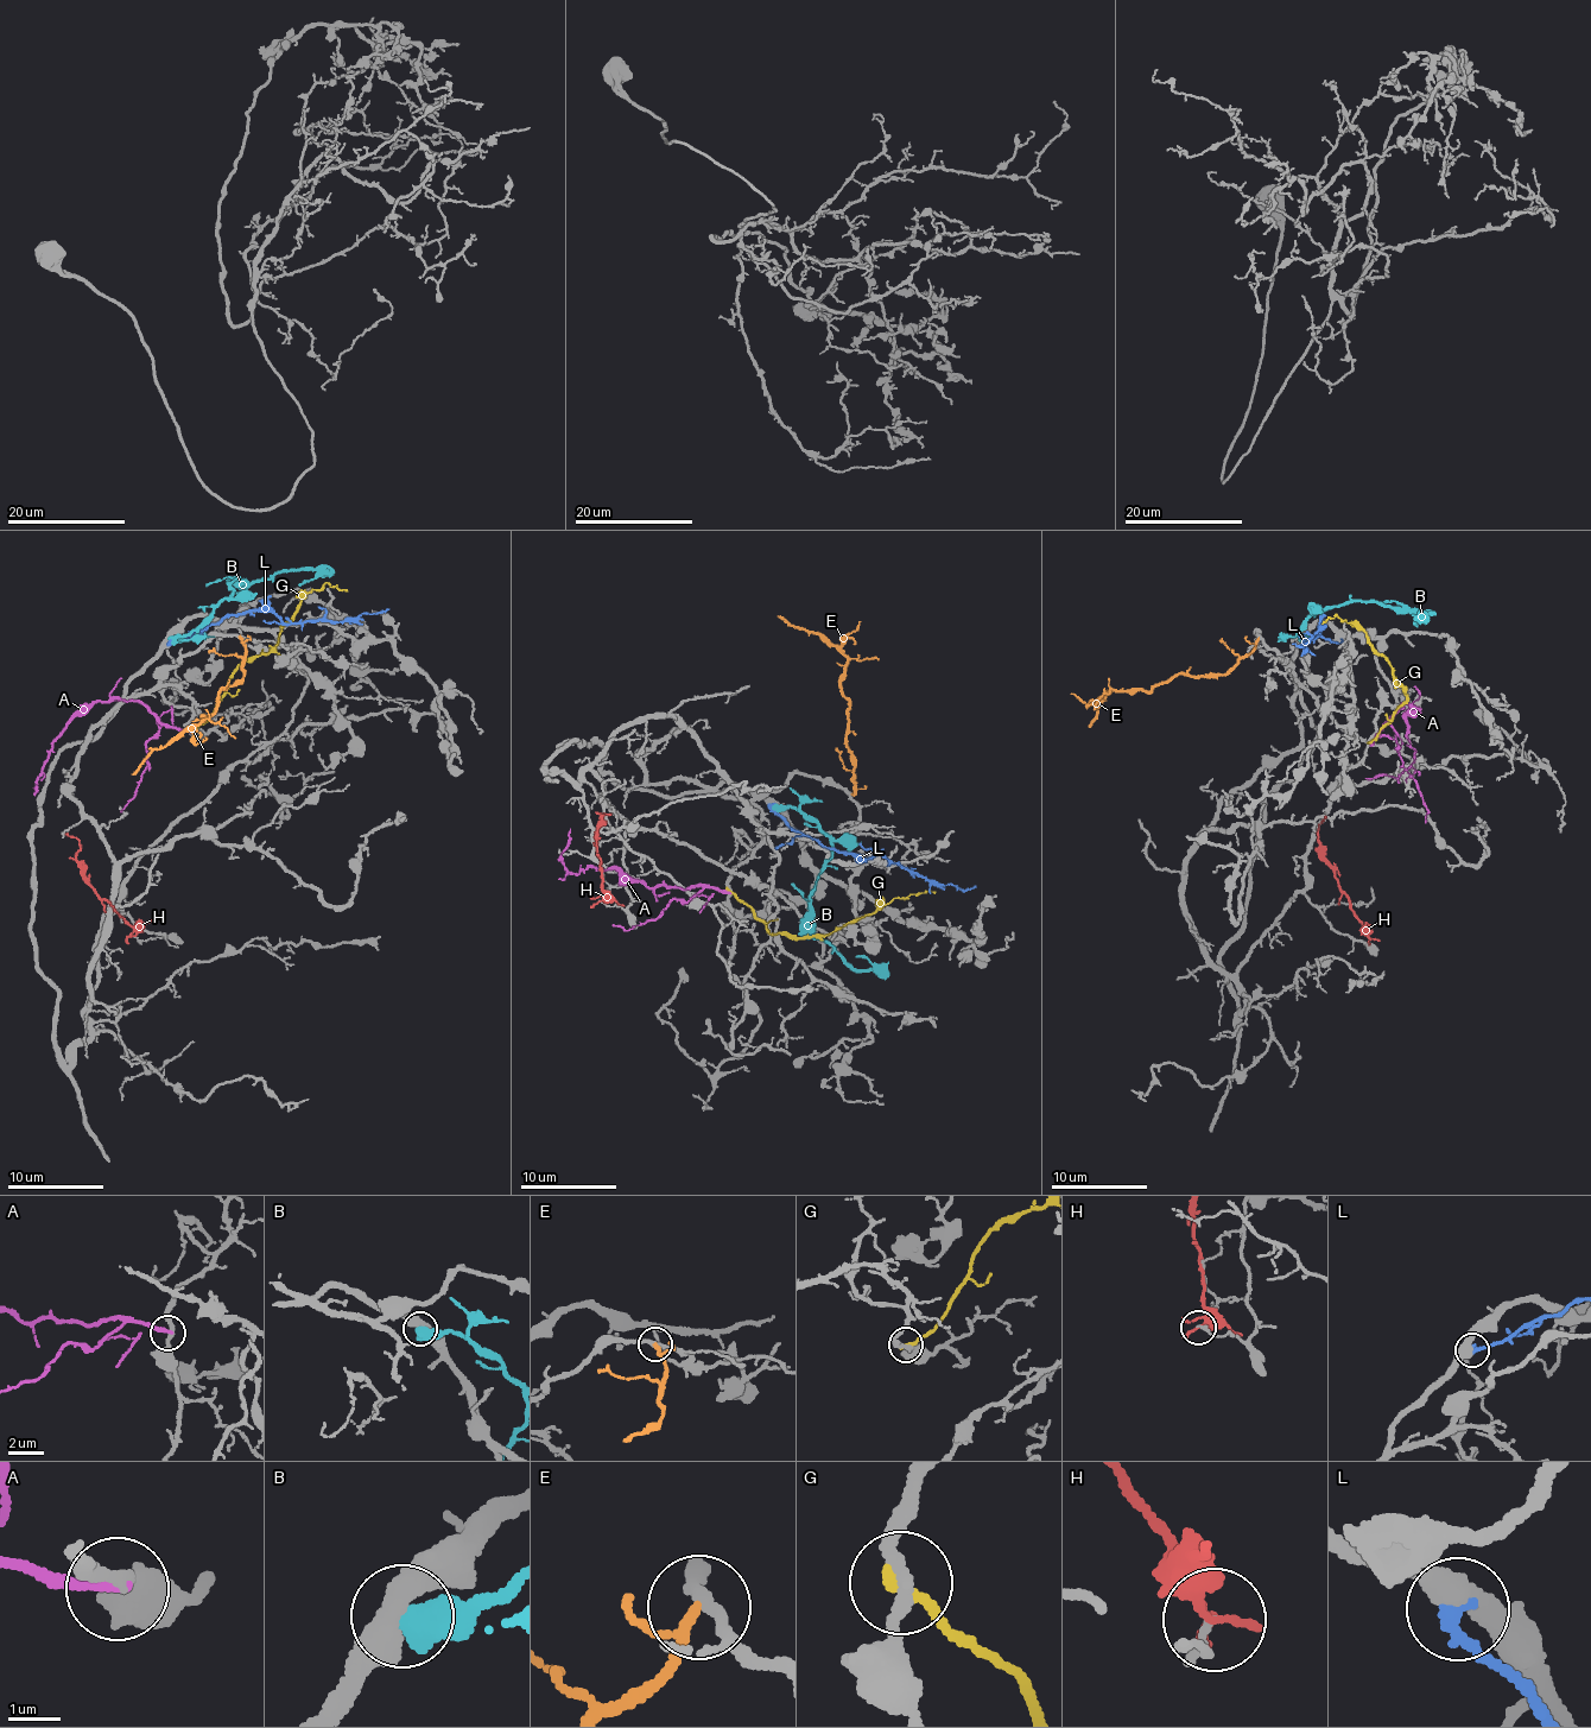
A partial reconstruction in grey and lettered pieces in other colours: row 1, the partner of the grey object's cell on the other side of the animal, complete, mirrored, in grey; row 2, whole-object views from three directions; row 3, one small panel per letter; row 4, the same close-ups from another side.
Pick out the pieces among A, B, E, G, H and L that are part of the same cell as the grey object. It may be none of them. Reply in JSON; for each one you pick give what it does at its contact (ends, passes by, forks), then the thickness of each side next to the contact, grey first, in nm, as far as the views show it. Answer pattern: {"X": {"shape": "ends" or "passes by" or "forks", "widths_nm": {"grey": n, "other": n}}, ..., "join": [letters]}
{"E": {"shape": "passes by", "widths_nm": {"grey": 240, "other": 160}}, "join": ["E"]}

